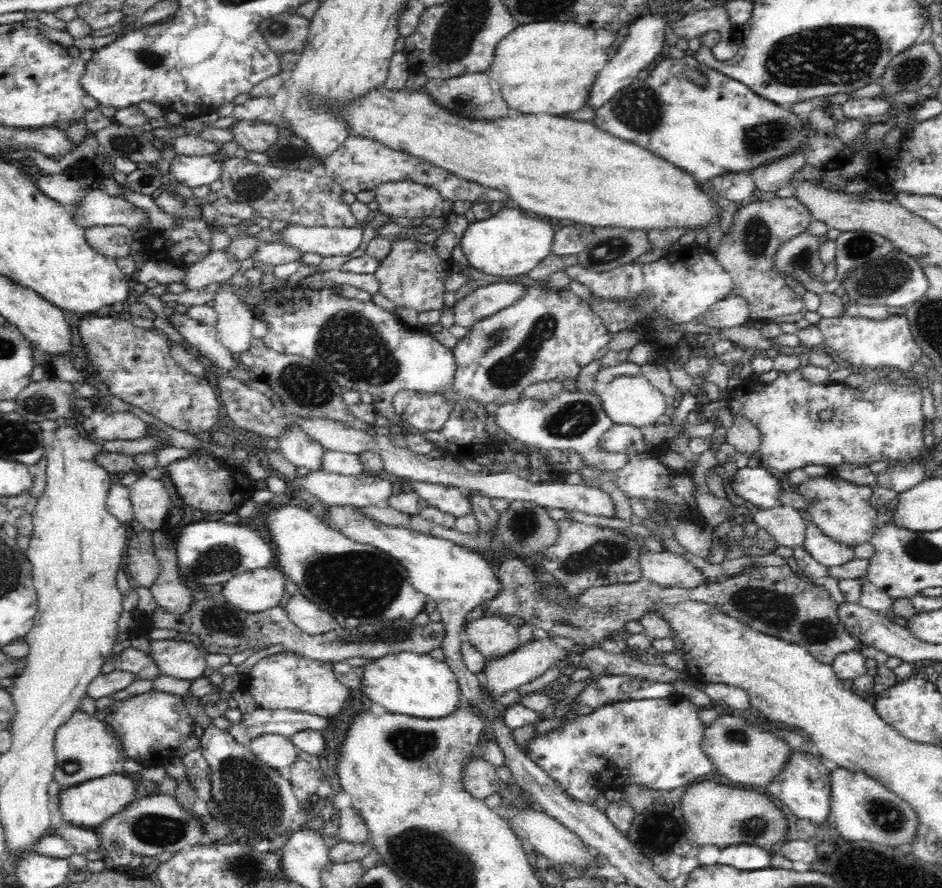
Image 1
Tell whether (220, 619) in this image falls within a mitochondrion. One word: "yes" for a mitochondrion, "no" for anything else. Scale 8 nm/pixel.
yes

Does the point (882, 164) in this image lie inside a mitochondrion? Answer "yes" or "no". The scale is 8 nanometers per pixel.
no

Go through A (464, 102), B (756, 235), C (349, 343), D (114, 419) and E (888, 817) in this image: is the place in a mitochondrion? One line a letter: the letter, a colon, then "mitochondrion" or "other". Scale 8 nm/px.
A: mitochondrion
B: mitochondrion
C: mitochondrion
D: other
E: mitochondrion

